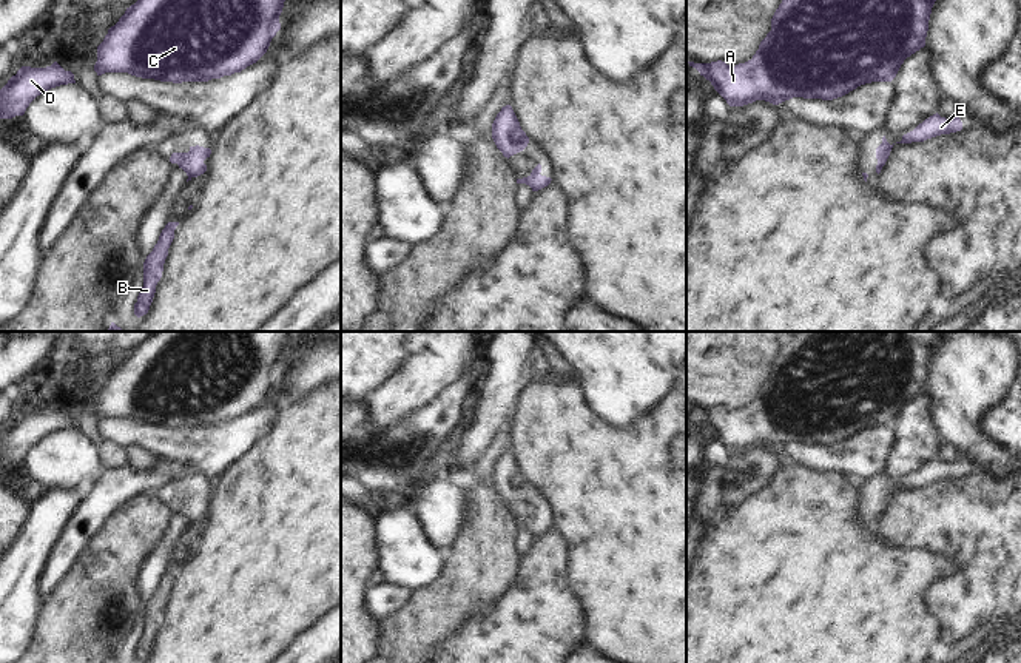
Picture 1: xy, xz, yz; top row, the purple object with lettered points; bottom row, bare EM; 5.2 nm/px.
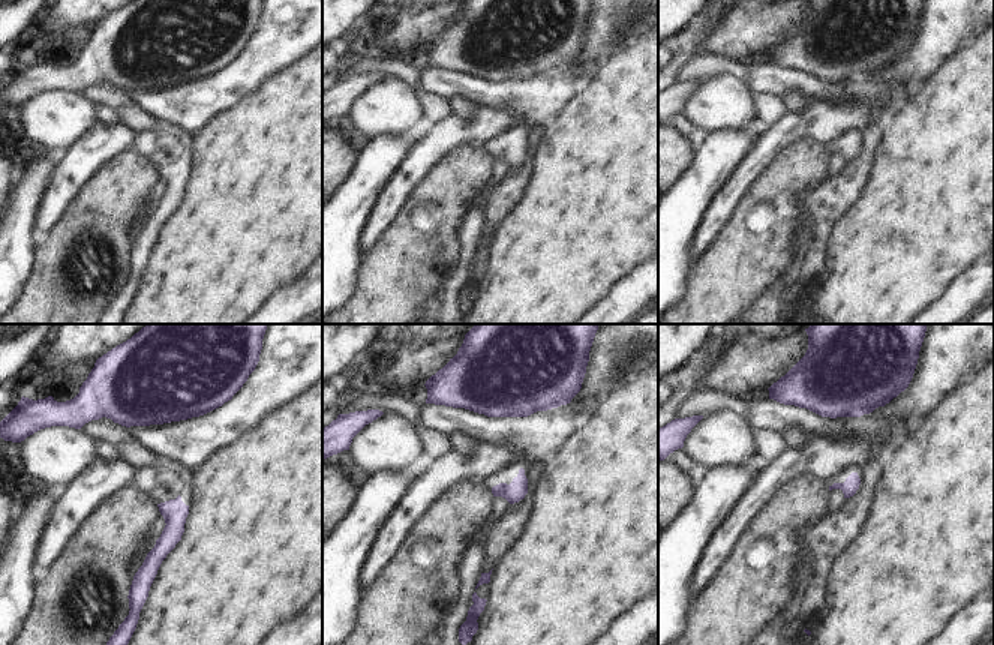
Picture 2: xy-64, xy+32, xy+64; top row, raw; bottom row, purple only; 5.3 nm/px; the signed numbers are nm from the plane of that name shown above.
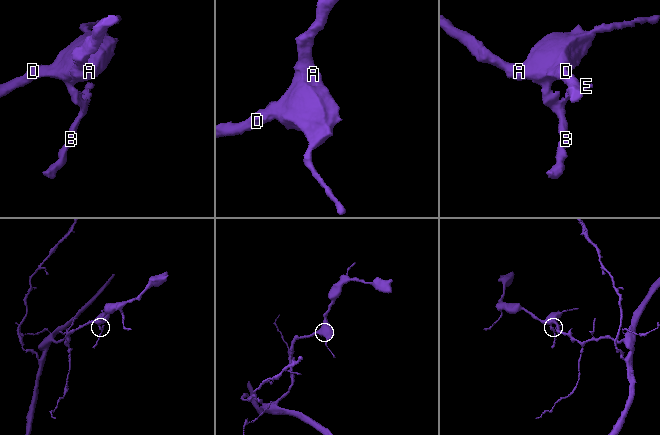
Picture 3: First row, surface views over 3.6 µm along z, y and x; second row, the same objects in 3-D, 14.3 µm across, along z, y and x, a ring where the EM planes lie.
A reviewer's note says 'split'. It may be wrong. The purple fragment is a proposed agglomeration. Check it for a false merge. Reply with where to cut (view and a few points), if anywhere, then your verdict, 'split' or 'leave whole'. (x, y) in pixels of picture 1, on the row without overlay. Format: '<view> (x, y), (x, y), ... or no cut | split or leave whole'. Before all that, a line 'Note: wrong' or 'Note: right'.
Note: wrong
no cut | leave whole

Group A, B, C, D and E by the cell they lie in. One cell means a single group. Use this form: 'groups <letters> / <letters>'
groups A B C D E

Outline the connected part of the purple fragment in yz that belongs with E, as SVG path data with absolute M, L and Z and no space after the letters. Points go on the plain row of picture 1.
M938 458L925 464L919 469L913 476L902 481L901 487L896 489L911 489L911 487L924 487L927 484L950 480L962 475L962 467L959 463L945 464Z

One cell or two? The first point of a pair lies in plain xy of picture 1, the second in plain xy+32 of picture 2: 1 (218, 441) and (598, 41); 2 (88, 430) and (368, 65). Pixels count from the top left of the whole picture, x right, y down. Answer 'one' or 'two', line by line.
1: two
2: one

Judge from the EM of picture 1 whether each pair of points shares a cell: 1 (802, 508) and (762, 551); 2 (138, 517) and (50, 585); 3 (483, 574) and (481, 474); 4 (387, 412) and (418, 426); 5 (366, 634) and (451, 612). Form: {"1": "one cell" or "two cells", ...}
{"1": "one cell", "2": "two cells", "3": "two cells", "4": "two cells", "5": "two cells"}

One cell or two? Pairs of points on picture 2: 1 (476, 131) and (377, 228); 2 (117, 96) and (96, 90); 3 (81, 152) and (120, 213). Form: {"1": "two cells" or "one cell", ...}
{"1": "one cell", "2": "one cell", "3": "two cells"}

